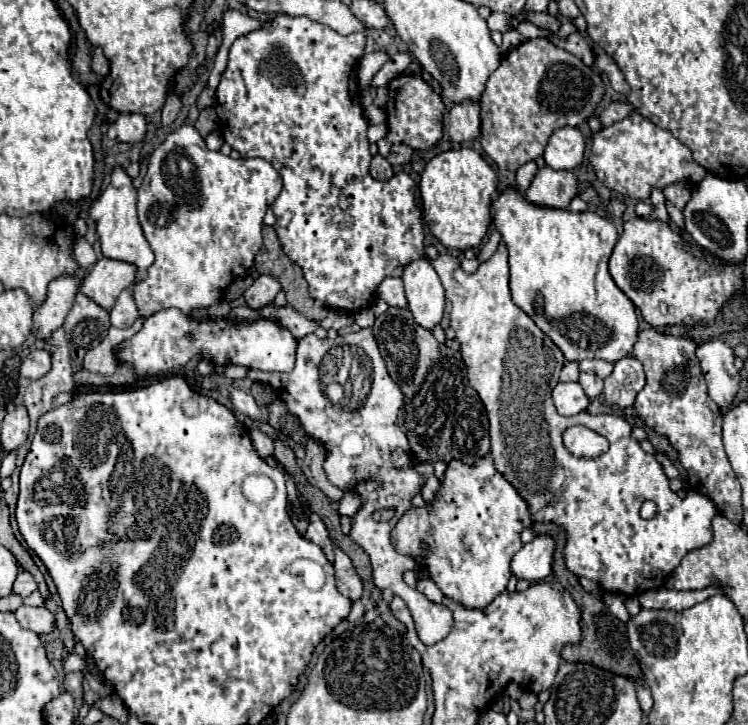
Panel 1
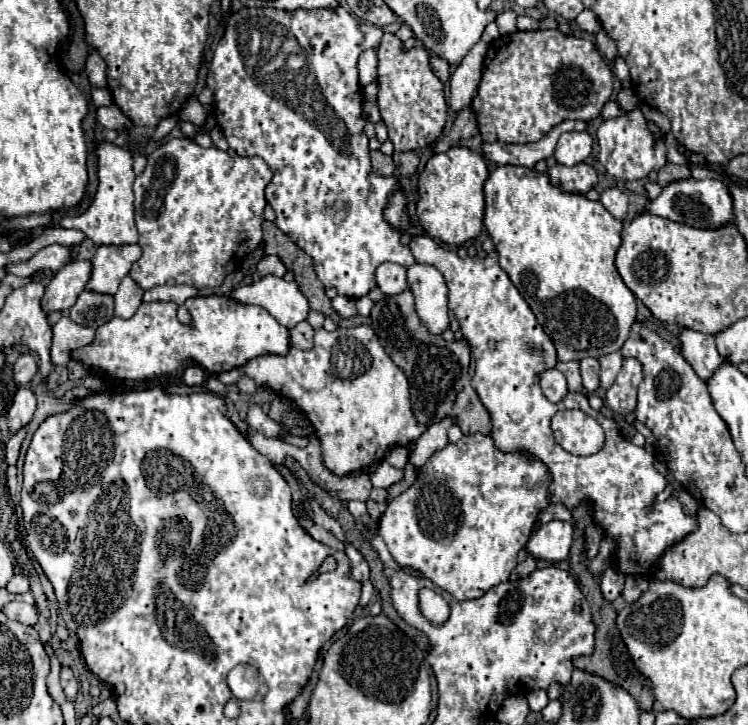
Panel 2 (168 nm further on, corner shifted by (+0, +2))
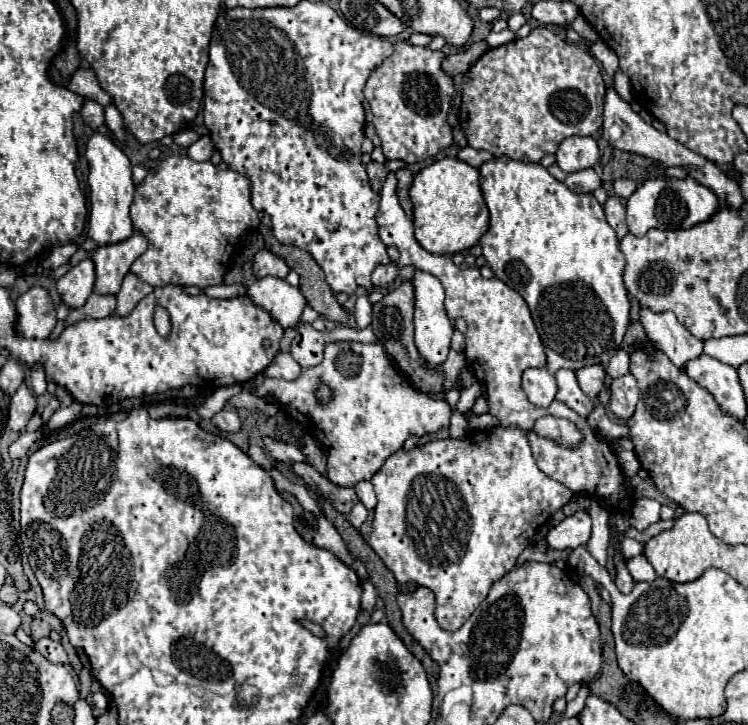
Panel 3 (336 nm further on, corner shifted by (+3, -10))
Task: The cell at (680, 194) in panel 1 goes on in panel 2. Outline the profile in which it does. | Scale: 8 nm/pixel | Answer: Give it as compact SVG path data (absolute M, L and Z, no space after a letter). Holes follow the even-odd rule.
M666 164L666 168L662 168L662 172L658 172L658 184L662 188L672 182L688 180L688 178L690 178L690 170L686 166L678 166L678 164Z

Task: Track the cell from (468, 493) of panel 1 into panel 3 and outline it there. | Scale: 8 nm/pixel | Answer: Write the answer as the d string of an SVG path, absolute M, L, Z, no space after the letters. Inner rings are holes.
M507 426L507 428L491 428L491 430L471 430L467 432L463 438L441 438L441 440L433 440L433 442L427 442L423 446L415 446L411 450L397 450L395 454L391 454L383 466L373 474L371 478L371 484L375 486L375 494L377 494L377 506L375 506L375 520L373 520L373 532L369 536L369 546L379 554L379 558L383 560L383 564L393 572L395 580L399 584L403 582L417 582L419 586L425 586L425 588L431 588L435 592L435 618L437 618L437 624L443 628L443 630L459 630L467 618L473 614L473 610L487 598L489 594L489 588L495 580L499 580L499 576L507 574L515 562L517 562L517 556L529 546L535 530L547 522L551 518L551 514L555 514L559 508L563 508L573 492L549 478L547 474L543 474L537 464L535 464L535 458L531 454L531 446L529 446L529 438L527 438L527 432L517 428L517 426Z

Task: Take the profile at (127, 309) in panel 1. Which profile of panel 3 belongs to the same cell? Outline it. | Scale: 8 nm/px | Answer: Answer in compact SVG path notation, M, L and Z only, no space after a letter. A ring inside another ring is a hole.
M127 274L123 278L123 284L121 284L121 290L117 292L117 314L119 316L127 316L135 304L145 298L147 294L153 292L153 286L149 286L147 282L139 280L135 274Z

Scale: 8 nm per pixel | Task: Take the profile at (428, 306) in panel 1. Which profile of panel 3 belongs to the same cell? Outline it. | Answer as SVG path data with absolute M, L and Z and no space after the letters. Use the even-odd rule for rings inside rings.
M423 270L415 272L413 286L415 286L415 318L413 318L413 324L415 324L415 346L417 346L421 358L427 364L439 366L447 358L447 352L451 348L451 336L453 336L453 324L447 318L445 306L443 306L445 292L443 292L441 282L433 274L423 272Z

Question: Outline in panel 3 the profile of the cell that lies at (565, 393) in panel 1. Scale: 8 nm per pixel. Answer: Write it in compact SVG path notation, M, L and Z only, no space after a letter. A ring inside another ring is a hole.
M527 368L523 372L521 382L531 404L549 406L555 400L557 394L555 376L551 376L545 368Z

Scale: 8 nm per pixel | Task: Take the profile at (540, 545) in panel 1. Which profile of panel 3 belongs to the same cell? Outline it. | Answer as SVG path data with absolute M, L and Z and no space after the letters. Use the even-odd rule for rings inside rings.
M575 512L567 516L563 522L553 526L547 534L547 544L555 550L577 548L579 544L587 544L591 536L591 518L587 512Z

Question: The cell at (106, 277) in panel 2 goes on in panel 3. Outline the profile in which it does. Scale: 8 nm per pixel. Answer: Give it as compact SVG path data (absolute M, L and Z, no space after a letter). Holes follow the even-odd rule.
M133 230L133 234L127 240L99 246L91 256L95 262L95 272L97 272L95 292L117 294L131 264L145 250L147 250L147 240L139 230Z

